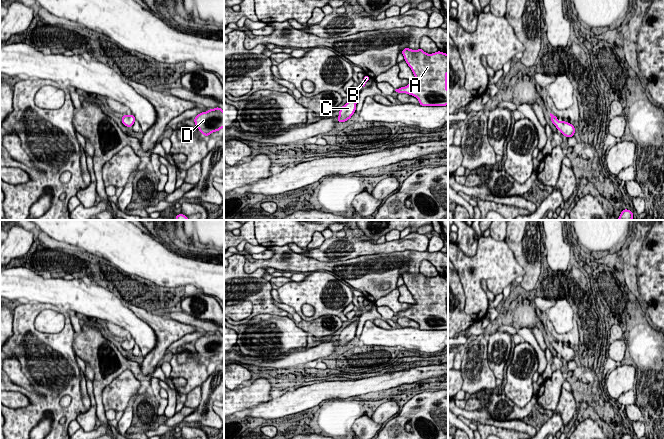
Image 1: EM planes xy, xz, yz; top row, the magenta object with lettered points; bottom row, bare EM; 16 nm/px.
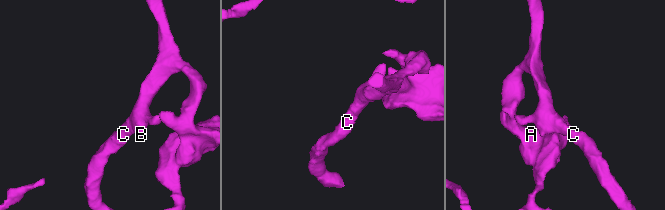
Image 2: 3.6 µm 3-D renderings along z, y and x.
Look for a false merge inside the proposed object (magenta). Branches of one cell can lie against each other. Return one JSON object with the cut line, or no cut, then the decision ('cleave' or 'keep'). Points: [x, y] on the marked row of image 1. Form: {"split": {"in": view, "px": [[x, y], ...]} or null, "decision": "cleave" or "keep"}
{"split": null, "decision": "keep"}

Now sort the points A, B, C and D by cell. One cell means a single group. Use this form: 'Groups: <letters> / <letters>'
Groups: A B C D

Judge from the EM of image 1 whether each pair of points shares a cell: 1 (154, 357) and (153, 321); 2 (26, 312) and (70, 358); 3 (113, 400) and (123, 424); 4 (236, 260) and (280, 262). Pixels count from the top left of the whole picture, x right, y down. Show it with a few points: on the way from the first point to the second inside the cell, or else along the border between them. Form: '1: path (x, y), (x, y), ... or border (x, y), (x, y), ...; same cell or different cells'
1: path (161, 348), (161, 330); same cell
2: path (26, 327), (42, 343), (56, 343); same cell
3: border (131, 401), (124, 411); different cells
4: border (245, 258), (246, 272), (264, 269); different cells

